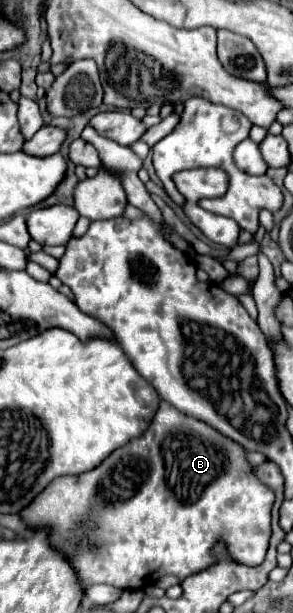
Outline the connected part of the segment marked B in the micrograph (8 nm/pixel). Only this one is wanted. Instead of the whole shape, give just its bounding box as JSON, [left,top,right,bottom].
[21,401,275,589]

